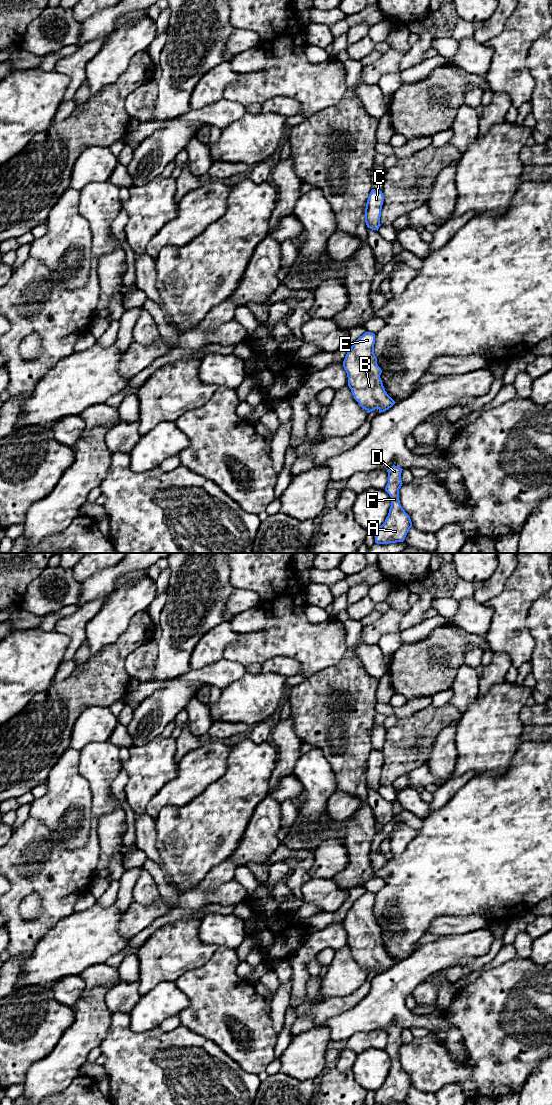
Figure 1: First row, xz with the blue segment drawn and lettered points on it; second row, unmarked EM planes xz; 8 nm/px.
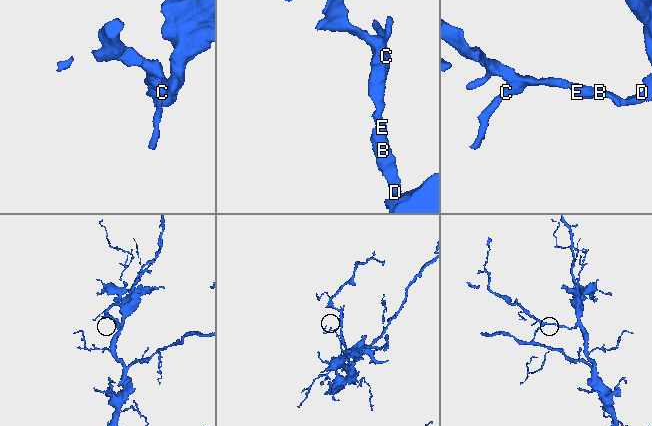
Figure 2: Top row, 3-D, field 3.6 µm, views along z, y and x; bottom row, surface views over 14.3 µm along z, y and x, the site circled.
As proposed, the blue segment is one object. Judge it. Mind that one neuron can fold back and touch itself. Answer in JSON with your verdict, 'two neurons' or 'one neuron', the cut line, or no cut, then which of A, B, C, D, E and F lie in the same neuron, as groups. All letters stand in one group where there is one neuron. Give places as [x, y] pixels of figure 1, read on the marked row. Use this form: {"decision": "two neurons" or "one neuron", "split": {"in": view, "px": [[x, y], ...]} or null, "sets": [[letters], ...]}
{"decision": "one neuron", "split": null, "sets": [["A", "B", "C", "D", "E", "F"]]}

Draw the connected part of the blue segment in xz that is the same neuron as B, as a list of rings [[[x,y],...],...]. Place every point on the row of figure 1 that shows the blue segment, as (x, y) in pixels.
[[[365,332],[351,346],[343,361],[344,370],[348,377],[348,386],[354,396],[354,399],[368,413],[379,410],[379,413],[391,408],[396,402],[387,394],[383,386],[380,375],[381,368],[377,364],[377,358],[374,354],[375,334]]]

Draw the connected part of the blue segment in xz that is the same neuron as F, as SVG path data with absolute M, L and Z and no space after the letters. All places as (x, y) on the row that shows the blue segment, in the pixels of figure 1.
M391 466L388 472L388 483L385 491L391 497L391 506L385 522L376 530L375 543L389 544L403 542L412 527L409 515L402 508L399 500L399 489L402 486L402 468Z

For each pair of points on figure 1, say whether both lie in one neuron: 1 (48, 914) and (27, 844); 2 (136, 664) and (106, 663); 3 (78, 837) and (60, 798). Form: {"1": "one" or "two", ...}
{"1": "one", "2": "two", "3": "one"}

